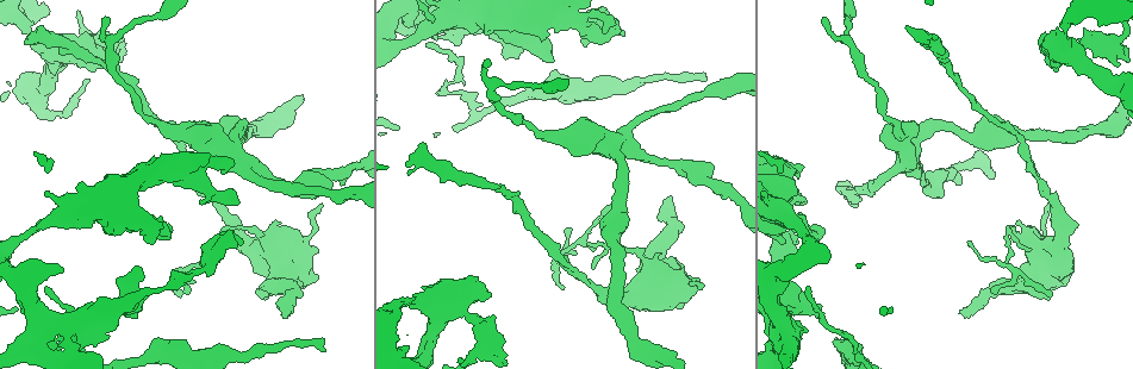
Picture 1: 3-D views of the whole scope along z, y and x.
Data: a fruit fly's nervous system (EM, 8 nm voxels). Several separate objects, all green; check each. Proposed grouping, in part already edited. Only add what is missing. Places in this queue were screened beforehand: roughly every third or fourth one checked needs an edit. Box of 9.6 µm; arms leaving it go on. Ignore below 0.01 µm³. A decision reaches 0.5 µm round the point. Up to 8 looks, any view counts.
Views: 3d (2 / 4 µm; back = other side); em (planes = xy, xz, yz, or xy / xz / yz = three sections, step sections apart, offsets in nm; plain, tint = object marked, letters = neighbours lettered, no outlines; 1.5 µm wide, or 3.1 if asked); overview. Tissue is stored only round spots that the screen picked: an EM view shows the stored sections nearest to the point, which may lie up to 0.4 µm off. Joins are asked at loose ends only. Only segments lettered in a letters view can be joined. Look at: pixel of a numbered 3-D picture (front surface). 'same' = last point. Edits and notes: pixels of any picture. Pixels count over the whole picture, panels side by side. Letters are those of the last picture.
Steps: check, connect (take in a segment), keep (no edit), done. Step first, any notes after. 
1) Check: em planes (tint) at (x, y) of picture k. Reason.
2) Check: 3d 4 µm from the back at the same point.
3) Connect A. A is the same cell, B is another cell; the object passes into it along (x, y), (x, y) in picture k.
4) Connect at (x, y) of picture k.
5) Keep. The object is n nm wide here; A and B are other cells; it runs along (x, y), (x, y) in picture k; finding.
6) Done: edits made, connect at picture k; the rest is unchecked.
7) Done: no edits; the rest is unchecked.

Check: em planes (letters) at (817, 317) of picture 1. Branch stops here.

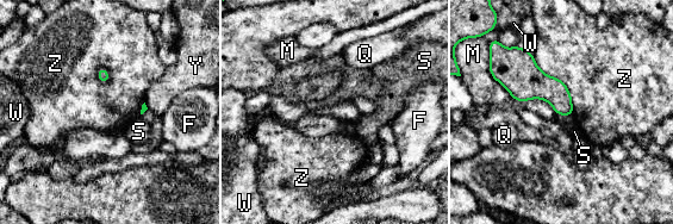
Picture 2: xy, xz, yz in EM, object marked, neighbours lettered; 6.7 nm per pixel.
Keep. F, M, Q, S, W, Y and Z are other cells; a border runs along (531, 54), (566, 86), (573, 114) in picture 2; no lettered segment goes on from it.

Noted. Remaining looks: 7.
Check: 3d 4 µm at (1047, 202) of picture 1. Tapers out.

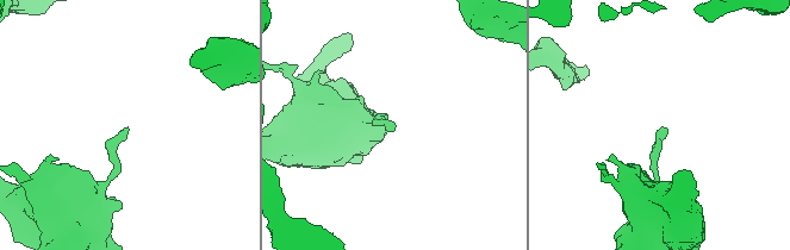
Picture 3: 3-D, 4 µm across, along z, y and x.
Check: em yz step 4 (letters) at (126, 128) of picture 3. Now the EM.

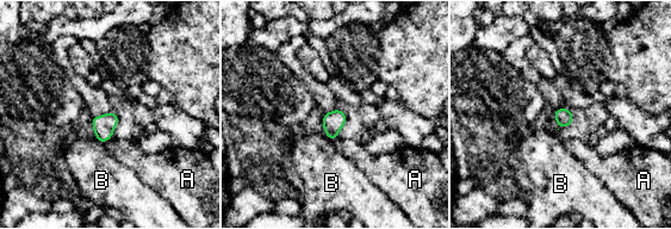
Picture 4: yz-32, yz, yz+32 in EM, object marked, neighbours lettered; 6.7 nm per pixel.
Check: em planes (letters) at the same point. Cut it another way.

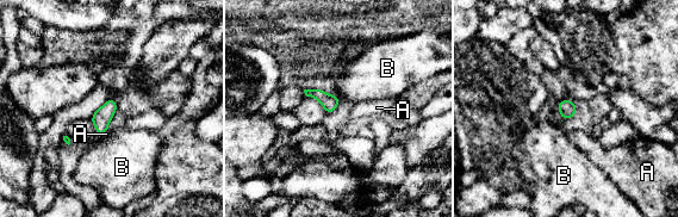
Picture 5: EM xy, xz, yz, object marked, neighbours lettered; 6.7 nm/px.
Keep. The object is 100 nm wide here; A and B are other cells; a border runs along (336, 94), (340, 99) in picture 5; no lettered segment goes on from it.

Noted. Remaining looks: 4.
Check: em yz step 4 (letters) at (487, 63) of picture 1. Free end.

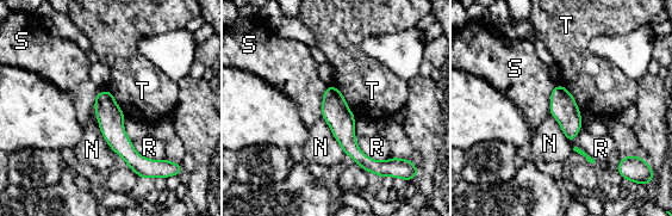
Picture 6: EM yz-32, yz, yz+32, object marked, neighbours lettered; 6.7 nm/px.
Check: em planes (letters) at the same point. Cut it another way.

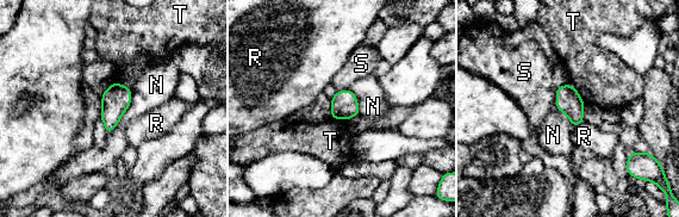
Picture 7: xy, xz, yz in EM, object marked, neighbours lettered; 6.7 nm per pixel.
Keep. N, R, S and T are other cells; a border runs along (130, 87), (130, 105), (107, 134) in picture 7; no lettered segment goes on from it.

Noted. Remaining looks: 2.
Done: no edits; the rest is unchecked.

